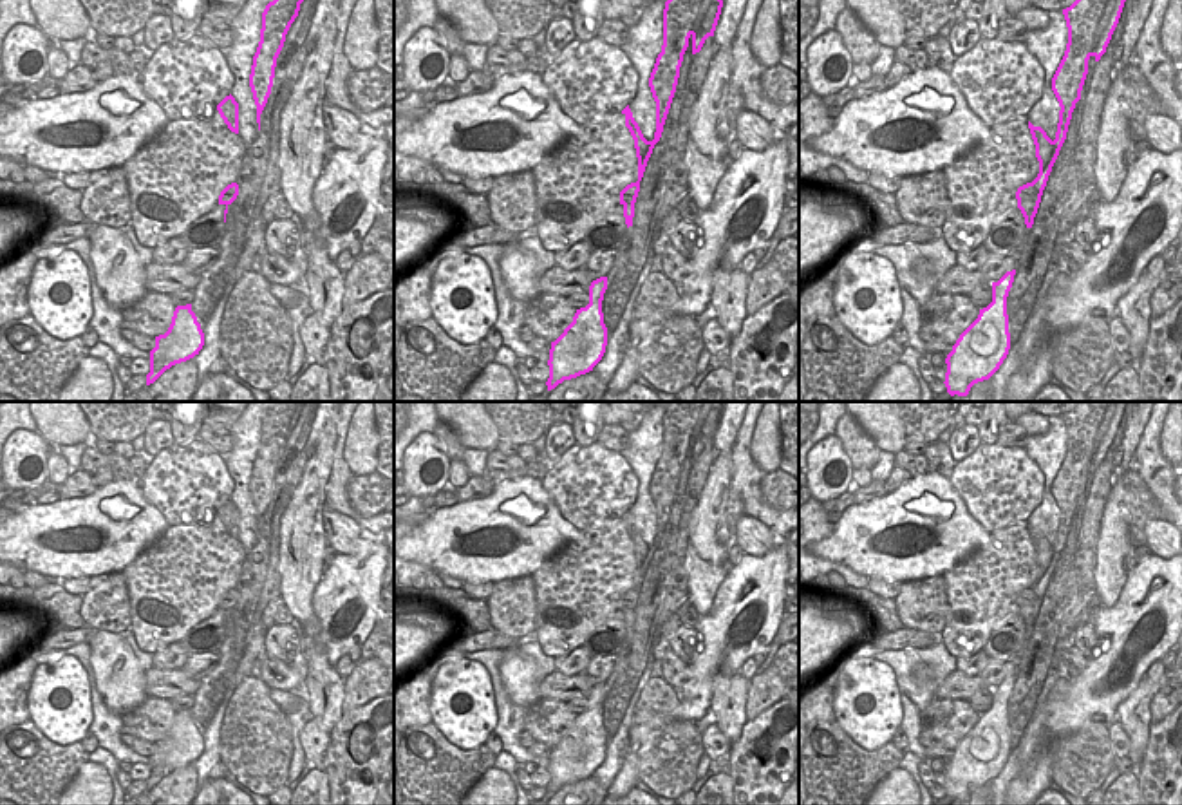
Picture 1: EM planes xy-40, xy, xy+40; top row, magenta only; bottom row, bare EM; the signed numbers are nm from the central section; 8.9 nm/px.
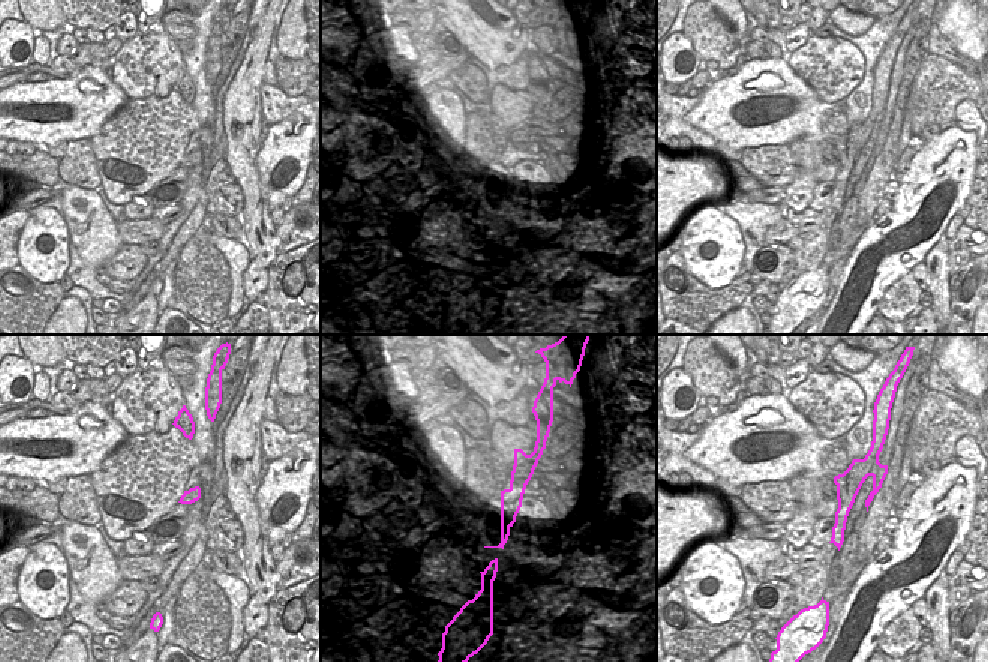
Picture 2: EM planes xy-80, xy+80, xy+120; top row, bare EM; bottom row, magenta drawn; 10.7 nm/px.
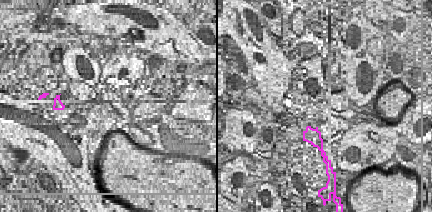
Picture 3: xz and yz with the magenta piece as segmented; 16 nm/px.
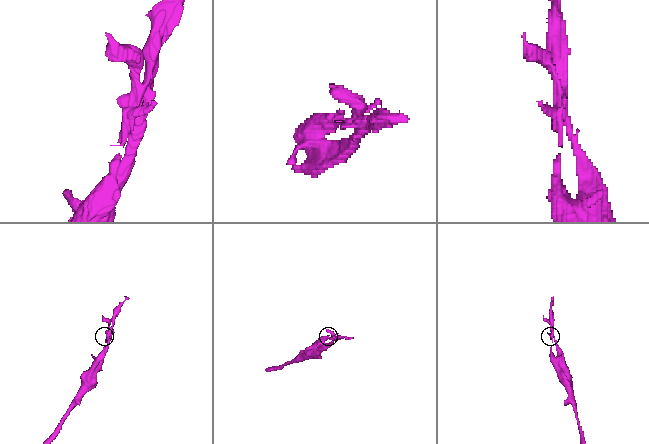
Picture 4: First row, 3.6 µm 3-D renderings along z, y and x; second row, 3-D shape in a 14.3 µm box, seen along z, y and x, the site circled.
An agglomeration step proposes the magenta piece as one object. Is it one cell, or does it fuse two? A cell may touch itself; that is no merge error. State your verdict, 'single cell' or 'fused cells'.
single cell

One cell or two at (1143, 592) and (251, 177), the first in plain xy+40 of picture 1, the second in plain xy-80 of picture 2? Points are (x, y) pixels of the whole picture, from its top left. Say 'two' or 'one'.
two

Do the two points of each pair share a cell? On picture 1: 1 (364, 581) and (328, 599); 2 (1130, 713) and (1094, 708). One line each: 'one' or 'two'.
1: one
2: two

